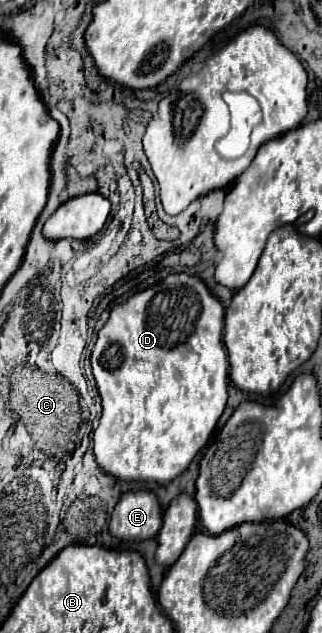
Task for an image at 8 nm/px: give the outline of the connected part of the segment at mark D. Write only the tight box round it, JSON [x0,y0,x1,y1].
[92,273,228,485]

